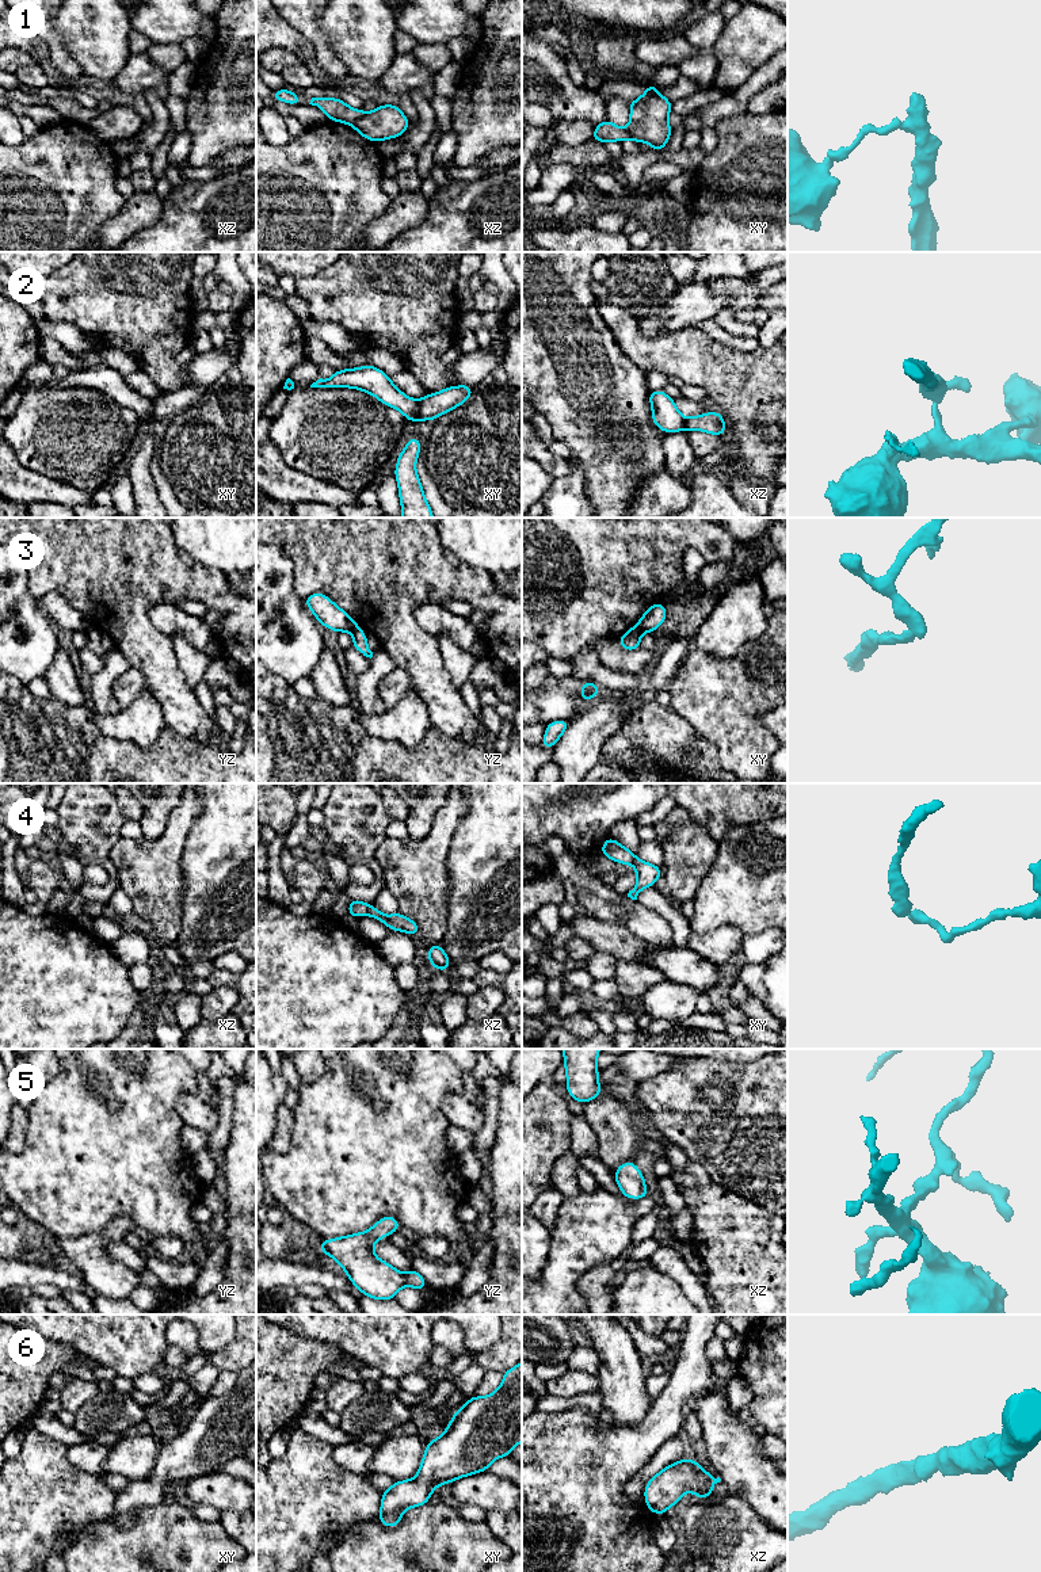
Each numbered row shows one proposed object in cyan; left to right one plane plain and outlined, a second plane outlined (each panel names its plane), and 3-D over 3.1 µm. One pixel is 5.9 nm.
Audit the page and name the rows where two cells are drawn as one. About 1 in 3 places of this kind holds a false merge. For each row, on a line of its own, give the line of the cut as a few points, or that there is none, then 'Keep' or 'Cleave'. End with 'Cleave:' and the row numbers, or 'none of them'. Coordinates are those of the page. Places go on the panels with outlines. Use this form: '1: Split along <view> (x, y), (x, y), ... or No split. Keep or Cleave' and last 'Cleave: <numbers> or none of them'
1: Split along xz (363, 111), (351, 123). Cleave
2: Split along xy (419, 401), (419, 414), (414, 420). Cleave
3: Split along yz (357, 625), (350, 632). Cleave
4: Split along xz (370, 905), (366, 914). Cleave
5: No split. Keep
6: No split. Keep
Cleave: 1, 2, 3, 4

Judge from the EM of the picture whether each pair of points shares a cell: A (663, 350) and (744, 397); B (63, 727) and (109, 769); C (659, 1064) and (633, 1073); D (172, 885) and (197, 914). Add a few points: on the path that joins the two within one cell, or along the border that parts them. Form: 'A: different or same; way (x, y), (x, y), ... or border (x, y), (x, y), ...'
A: same; way (683, 354), (690, 354), (713, 366), (724, 377)
B: different; border (100, 735), (91, 748), (86, 769)
C: same; way (652, 1064), (643, 1064), (640, 1067)
D: different; border (180, 866), (183, 877), (182, 928)

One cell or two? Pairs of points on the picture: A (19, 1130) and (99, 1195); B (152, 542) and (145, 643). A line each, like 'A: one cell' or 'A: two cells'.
A: two cells
B: one cell

